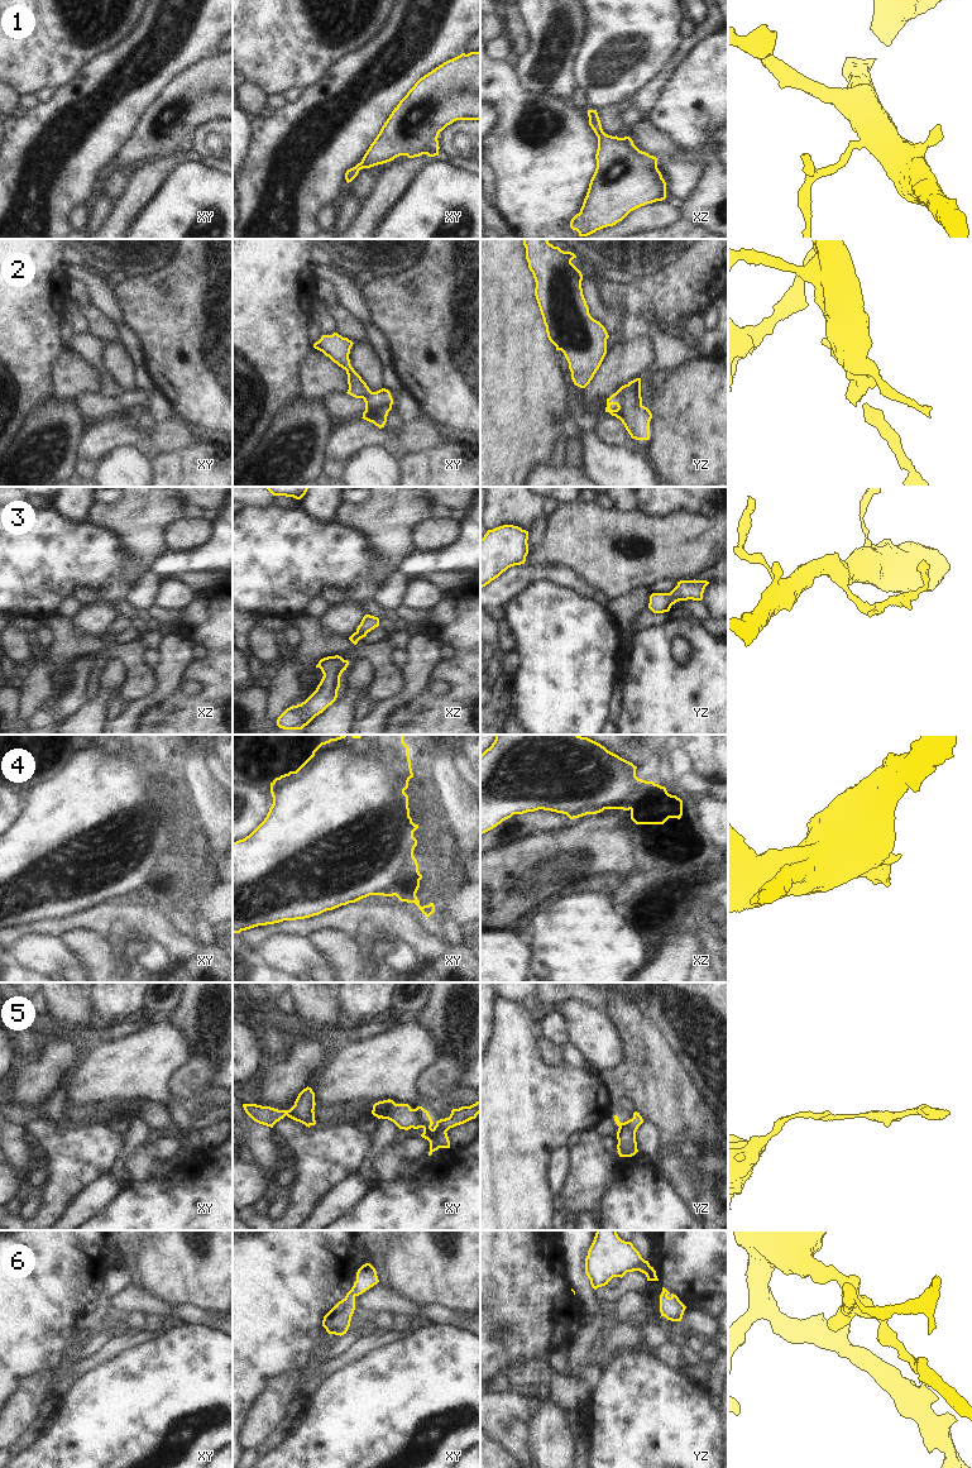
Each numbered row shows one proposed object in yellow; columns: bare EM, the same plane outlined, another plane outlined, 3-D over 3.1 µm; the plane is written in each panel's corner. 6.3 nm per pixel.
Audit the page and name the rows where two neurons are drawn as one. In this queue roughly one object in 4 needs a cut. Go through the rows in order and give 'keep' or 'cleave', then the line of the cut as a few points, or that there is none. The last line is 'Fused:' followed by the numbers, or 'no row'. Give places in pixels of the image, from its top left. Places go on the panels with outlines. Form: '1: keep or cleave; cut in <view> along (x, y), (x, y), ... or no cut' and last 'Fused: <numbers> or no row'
1: keep; no cut
2: keep; no cut
3: keep; no cut
4: keep; no cut
5: keep; no cut
6: keep; no cut
Fused: no row

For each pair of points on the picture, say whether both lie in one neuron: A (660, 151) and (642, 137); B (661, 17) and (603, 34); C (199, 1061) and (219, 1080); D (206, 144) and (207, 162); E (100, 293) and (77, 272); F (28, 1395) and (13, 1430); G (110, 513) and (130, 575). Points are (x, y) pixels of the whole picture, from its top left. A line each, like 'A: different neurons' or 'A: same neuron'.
A: same neuron
B: same neuron
C: different neurons
D: different neurons
E: same neuron
F: same neuron
G: same neuron

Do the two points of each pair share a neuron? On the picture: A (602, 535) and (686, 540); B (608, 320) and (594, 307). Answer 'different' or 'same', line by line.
A: same
B: same

